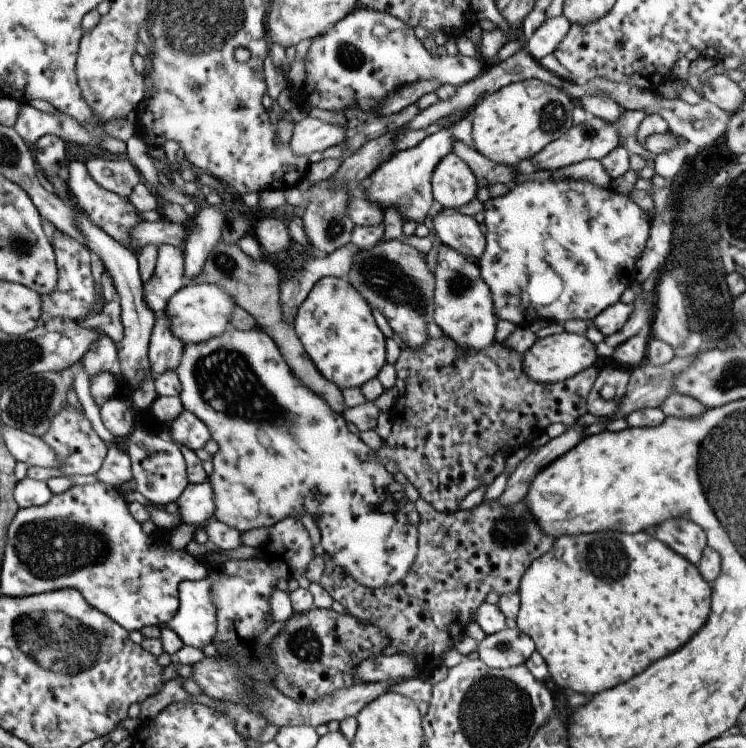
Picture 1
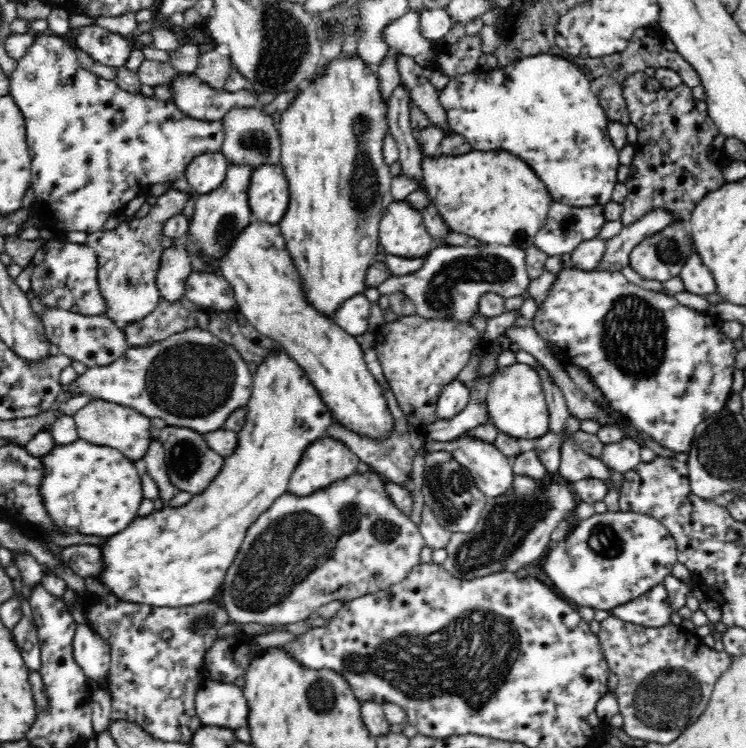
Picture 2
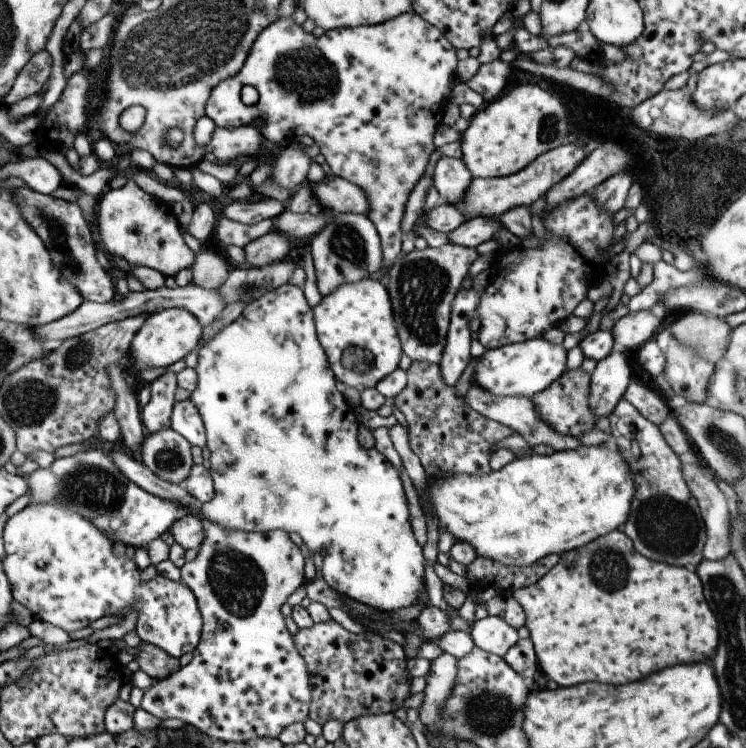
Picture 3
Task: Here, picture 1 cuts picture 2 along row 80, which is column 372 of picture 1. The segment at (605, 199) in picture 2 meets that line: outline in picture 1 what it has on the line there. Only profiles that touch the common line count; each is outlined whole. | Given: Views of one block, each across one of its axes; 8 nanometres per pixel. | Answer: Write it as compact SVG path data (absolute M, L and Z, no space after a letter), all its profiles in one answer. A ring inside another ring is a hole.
M230 326L222 334L206 342L184 345L180 364L175 371L178 373L183 388L179 394L183 408L195 414L206 424L211 438L219 446L218 451L211 459L213 470L208 477L215 498L213 518L244 533L253 528L270 528L288 517L300 519L301 514L310 514L320 530L321 541L319 543L322 544L325 552L330 555L335 565L338 565L347 575L350 575L362 586L368 586L368 588L394 586L396 582L400 582L408 574L410 567L415 563L418 550L419 532L417 526L408 523L408 515L400 507L393 513L380 511L382 498L386 494L388 486L395 481L394 475L386 470L385 464L379 459L377 452L368 447L360 439L360 435L348 430L346 419L341 413L337 413L324 398L313 393L306 385L303 385L302 381L299 381L298 377L295 377L292 369L283 359L276 343L266 331L260 327L241 331Z

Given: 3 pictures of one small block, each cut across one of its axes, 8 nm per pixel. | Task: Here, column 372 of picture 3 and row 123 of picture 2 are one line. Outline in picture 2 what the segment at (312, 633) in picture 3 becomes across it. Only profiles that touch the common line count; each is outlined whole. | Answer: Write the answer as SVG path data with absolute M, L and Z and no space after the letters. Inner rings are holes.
M636 71L624 80L622 92L627 102L630 120L638 131L637 141L634 143L635 154L628 166L627 198L623 203L622 225L629 226L646 216L651 211L664 209L676 219L690 220L695 206L706 197L706 194L720 190L727 182L724 178L722 165L711 161L709 154L714 151L712 140L719 134L719 128L710 118L705 101L694 98L692 89L684 83L673 89L663 87L655 77L650 77L644 71Z

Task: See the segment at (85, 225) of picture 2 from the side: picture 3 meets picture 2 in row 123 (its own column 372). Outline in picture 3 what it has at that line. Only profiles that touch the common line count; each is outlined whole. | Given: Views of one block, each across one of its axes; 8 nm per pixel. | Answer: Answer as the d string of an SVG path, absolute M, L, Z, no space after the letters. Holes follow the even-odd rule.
M414 11L407 12L389 20L382 24L359 26L359 27L344 27L326 31L322 36L316 38L311 33L306 33L300 24L296 24L292 20L292 16L282 16L267 26L258 35L254 41L250 54L246 57L242 68L238 74L223 80L218 86L212 89L210 98L205 108L205 116L214 121L216 127L238 128L239 126L252 125L254 121L262 121L261 128L258 128L260 134L270 142L276 144L277 147L283 148L289 143L298 141L302 136L307 135L315 140L315 143L320 147L322 156L326 159L330 170L334 175L360 186L366 194L368 200L368 218L376 227L381 238L382 244L382 260L384 266L389 268L394 260L400 254L402 242L405 238L404 232L401 229L401 222L404 216L404 209L410 192L420 178L424 176L426 166L430 160L430 154L435 151L434 135L437 127L442 124L441 120L445 115L447 106L450 103L450 93L453 89L453 83L458 81L456 77L456 69L458 58L456 58L456 48L448 42L448 38L442 34L435 26L432 26L427 20L418 16ZM246 84L253 86L258 91L258 101L250 106L242 103L240 99L240 91Z

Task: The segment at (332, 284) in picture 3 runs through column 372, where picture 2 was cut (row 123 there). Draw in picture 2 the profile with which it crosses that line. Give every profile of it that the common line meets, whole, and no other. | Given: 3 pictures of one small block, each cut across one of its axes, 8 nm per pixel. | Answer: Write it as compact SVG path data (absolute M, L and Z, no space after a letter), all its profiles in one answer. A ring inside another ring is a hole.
M257 104L255 106L244 106L244 108L232 108L222 116L224 123L224 142L220 152L230 163L250 165L252 170L261 164L280 164L281 138L274 125L270 114L263 112Z

